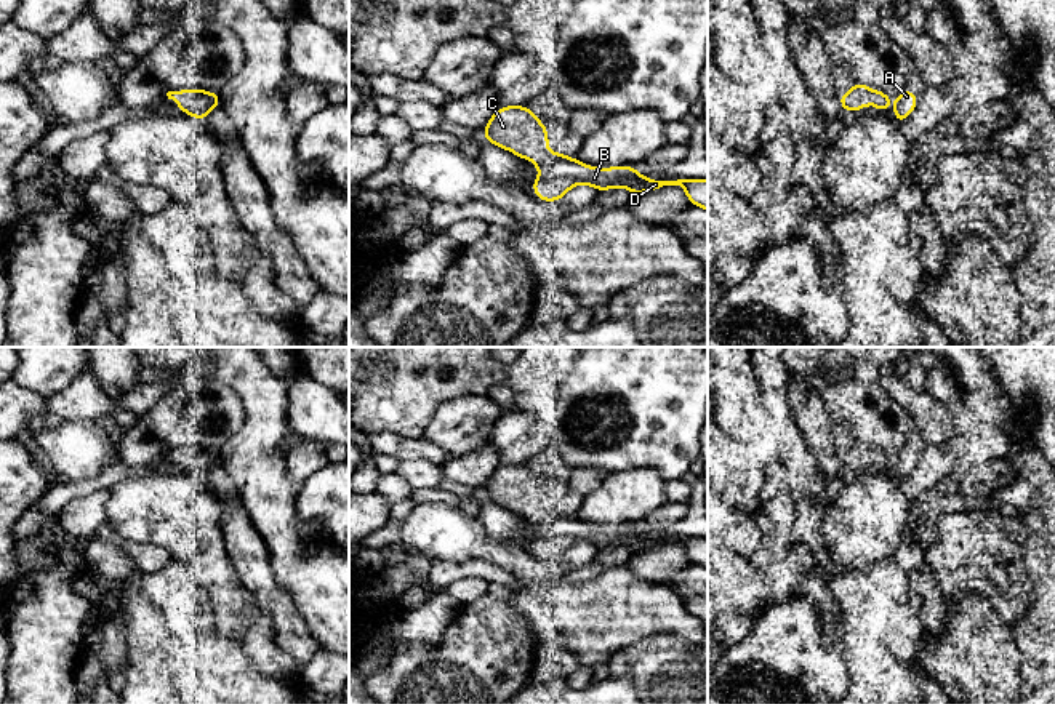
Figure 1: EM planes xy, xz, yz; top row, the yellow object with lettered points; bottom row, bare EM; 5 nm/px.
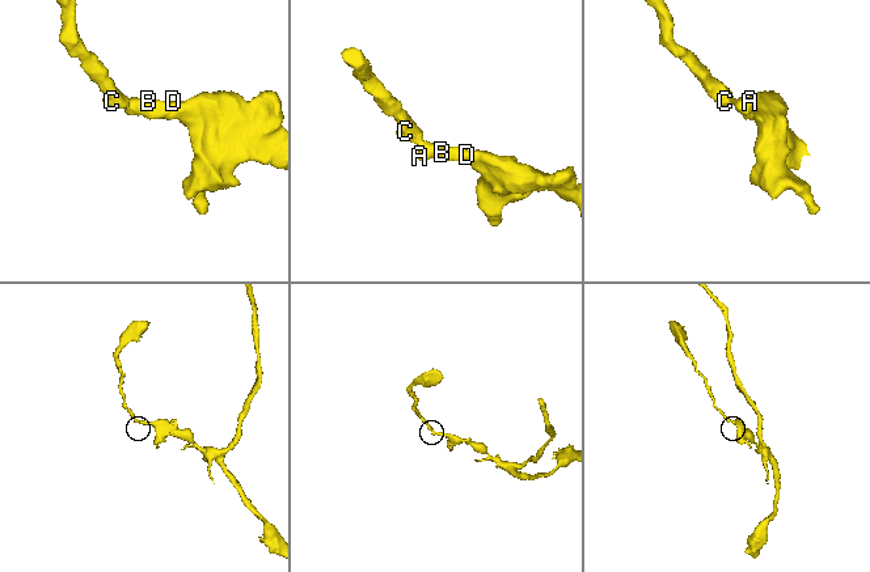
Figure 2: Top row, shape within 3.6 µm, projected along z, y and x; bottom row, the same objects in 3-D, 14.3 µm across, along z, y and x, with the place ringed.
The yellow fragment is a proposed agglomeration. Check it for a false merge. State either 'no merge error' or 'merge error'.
no merge error

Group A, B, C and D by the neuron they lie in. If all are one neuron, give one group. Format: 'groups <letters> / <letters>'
groups A B C D

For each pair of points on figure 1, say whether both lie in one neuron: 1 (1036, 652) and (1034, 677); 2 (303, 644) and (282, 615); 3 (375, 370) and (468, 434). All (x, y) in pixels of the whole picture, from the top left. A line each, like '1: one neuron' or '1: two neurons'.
1: one neuron
2: one neuron
3: two neurons

